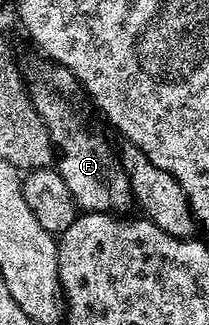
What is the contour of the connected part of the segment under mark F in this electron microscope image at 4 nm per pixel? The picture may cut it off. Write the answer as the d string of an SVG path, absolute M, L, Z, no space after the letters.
M43 62L36 64L29 72L26 72L26 87L29 96L32 97L32 105L38 110L38 114L48 127L48 133L52 139L55 151L58 153L58 171L61 178L66 182L70 194L74 198L77 209L84 212L111 212L113 214L124 214L129 207L133 207L132 187L123 167L118 163L117 153L108 145L108 140L100 132L84 125L78 109L72 105L71 96L78 92L76 75L69 68L63 68L55 62Z

